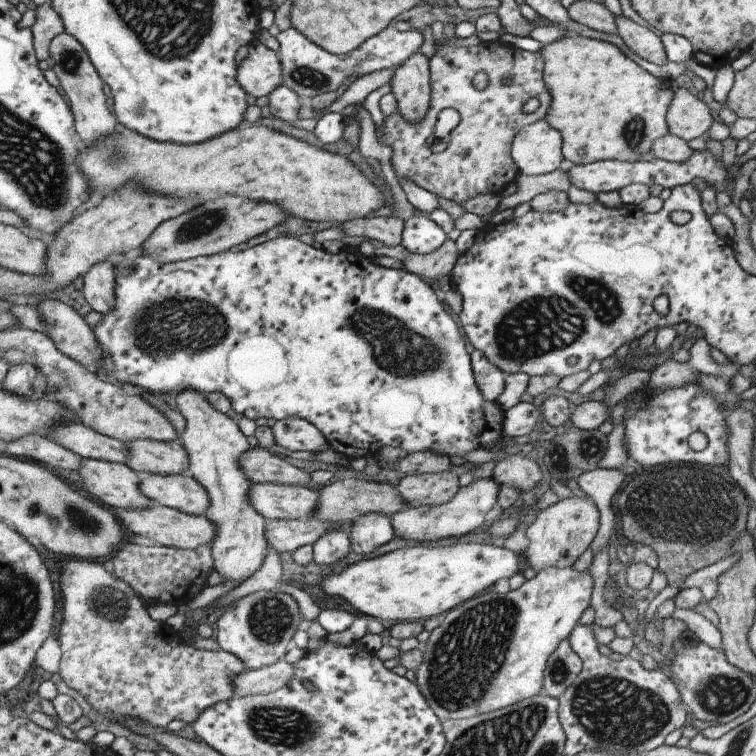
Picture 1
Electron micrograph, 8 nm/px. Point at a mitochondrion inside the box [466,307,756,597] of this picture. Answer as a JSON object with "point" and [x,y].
{"point":[700,507]}

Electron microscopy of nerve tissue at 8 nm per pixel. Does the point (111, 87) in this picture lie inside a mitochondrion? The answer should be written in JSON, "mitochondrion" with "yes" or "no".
{"mitochondrion":"no"}

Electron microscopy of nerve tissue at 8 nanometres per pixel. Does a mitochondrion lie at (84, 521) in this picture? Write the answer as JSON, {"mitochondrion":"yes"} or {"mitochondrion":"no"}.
{"mitochondrion":"yes"}

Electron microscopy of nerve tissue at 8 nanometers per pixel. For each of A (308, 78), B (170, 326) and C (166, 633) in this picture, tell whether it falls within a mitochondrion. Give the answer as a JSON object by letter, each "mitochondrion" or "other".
{"A":"mitochondrion","B":"mitochondrion","C":"other"}

